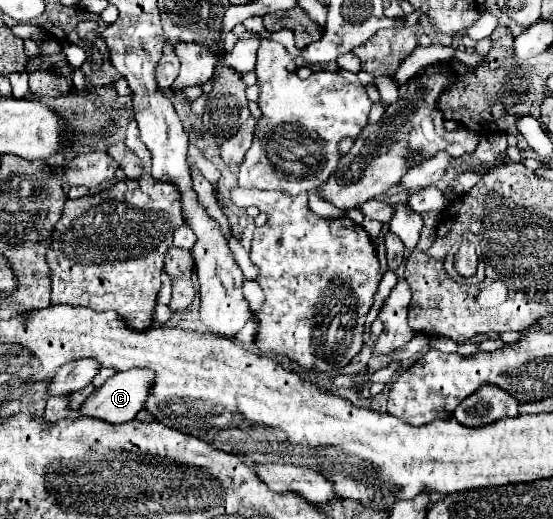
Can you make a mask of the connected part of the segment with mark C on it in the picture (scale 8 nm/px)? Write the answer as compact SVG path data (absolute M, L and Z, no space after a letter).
M132 368L132 370L126 370L126 372L118 372L114 374L112 378L108 378L100 388L96 388L88 398L86 402L82 404L80 412L86 414L86 416L94 416L94 418L102 418L106 422L112 422L112 424L122 424L122 422L128 422L128 420L134 420L136 414L144 408L146 404L146 398L148 398L148 392L150 388L154 386L154 372L148 370L148 368Z

